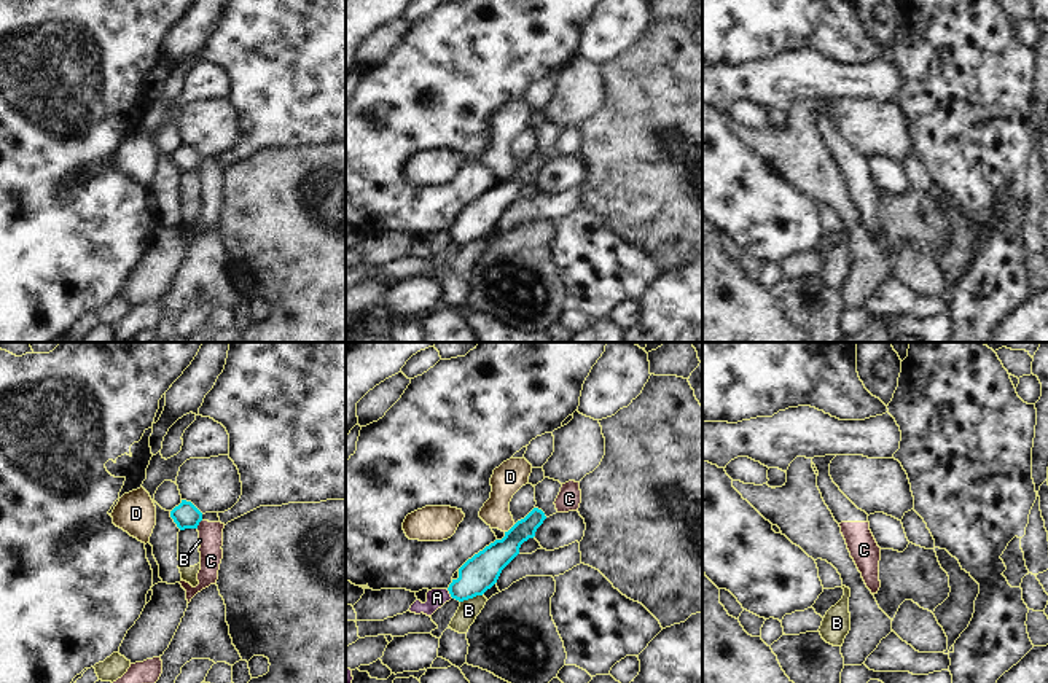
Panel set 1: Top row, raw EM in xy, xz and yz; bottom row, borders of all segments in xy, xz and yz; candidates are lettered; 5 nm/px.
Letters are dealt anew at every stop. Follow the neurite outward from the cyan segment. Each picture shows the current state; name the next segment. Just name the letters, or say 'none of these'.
none of these.

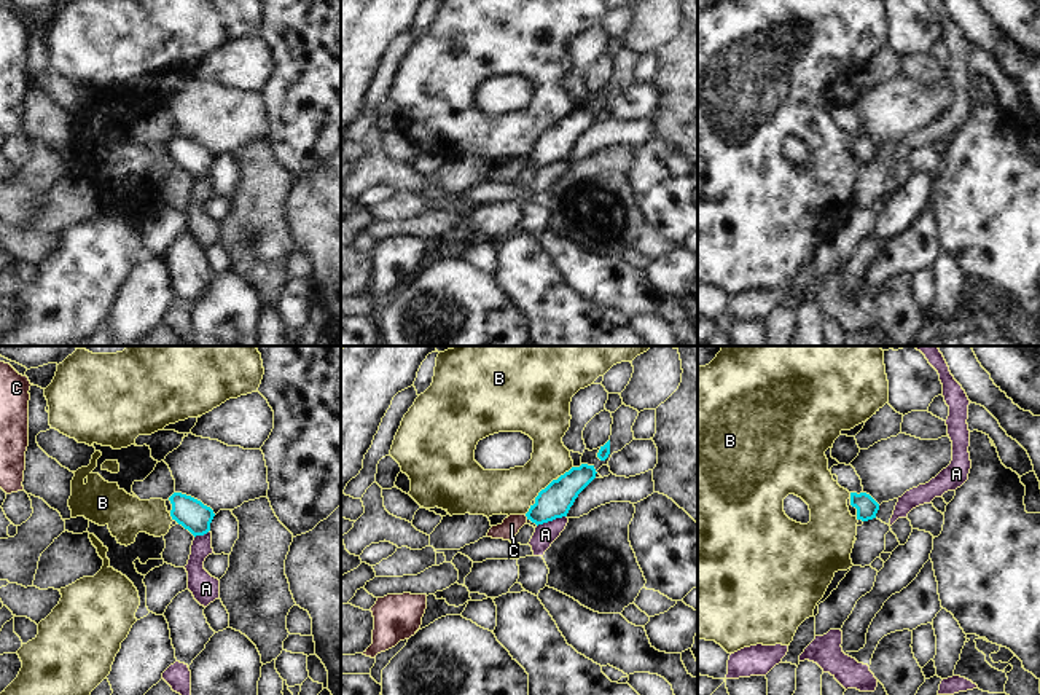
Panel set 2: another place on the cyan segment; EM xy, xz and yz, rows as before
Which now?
none of these.

